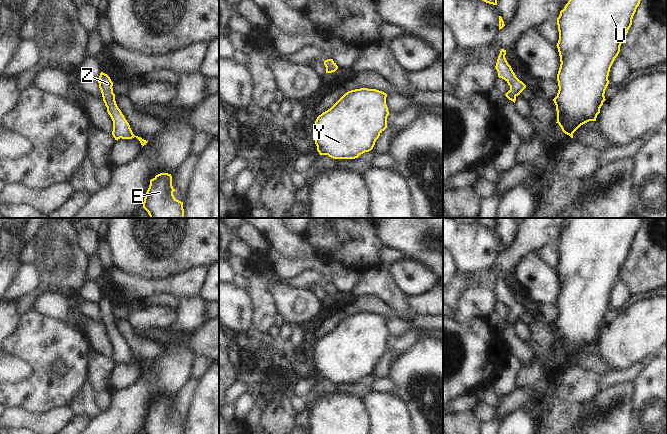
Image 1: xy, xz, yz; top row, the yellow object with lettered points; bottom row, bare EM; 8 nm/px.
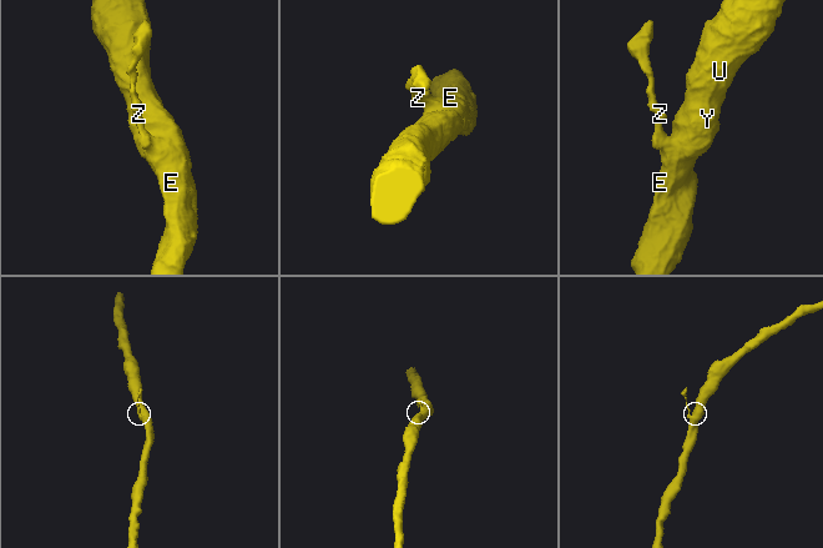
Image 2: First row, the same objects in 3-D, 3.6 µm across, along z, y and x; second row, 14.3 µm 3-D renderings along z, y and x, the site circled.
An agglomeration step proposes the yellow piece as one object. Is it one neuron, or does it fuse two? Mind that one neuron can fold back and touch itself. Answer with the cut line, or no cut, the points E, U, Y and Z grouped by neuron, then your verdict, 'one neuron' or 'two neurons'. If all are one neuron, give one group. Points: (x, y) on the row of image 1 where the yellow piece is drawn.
no cut | E U Y Z | one neuron

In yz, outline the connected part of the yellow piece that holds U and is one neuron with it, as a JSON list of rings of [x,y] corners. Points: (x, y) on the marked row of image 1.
[[[569,0],[557,18],[559,40],[557,48],[560,56],[560,68],[557,74],[559,90],[553,99],[556,105],[557,122],[562,131],[573,138],[573,133],[583,124],[596,121],[605,99],[605,90],[609,84],[610,68],[620,52],[632,19],[641,0]]]

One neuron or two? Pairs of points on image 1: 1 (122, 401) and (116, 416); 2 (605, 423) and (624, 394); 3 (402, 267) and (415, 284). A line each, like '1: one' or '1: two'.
1: one
2: one
3: one

